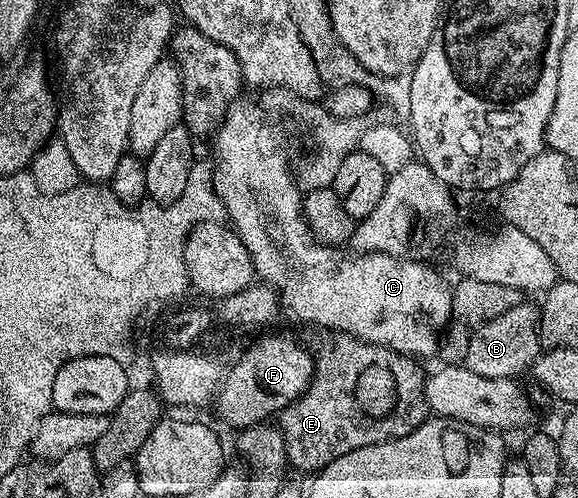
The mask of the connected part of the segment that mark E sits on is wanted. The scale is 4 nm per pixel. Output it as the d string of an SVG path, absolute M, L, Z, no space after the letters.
M334 334L330 343L325 343L321 347L321 352L315 355L315 370L313 379L304 393L295 400L290 407L285 407L279 412L279 426L283 433L285 442L285 457L290 468L298 467L301 471L316 473L322 471L331 461L343 457L343 453L351 453L355 449L363 449L367 445L379 445L388 439L398 439L407 433L416 431L417 426L424 423L427 418L427 408L425 406L425 381L426 376L421 375L421 367L416 358L408 355L401 355L397 351L392 351L390 347L379 347L375 343L364 343L361 339L355 339L352 335Z

